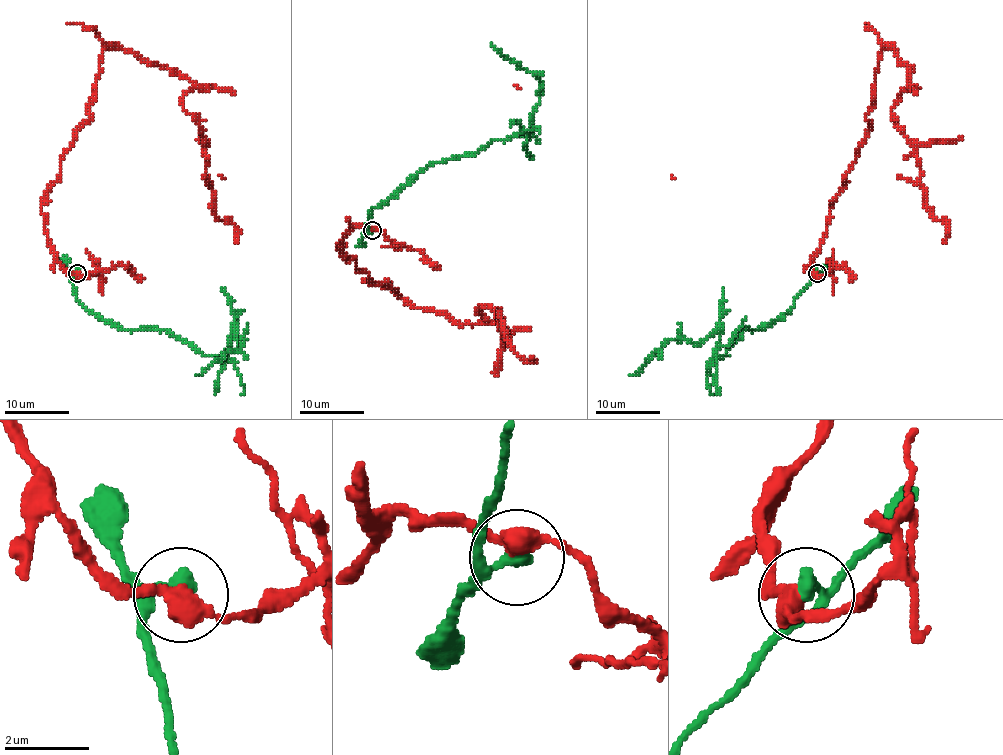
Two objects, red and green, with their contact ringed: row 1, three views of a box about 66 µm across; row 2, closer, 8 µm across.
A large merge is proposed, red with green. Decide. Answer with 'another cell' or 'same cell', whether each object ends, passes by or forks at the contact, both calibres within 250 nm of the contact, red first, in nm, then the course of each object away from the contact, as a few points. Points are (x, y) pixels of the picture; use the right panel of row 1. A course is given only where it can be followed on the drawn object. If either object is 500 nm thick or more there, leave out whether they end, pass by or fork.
another cell; red passes by; green ends; calibres 400 and 380 nm; course red (817, 272), (884, 46), (909, 69), (892, 119), (942, 242); course green (817, 272), (785, 314), (759, 329), (745, 329), (719, 360), (717, 331), (696, 343), (669, 340), (630, 376)

